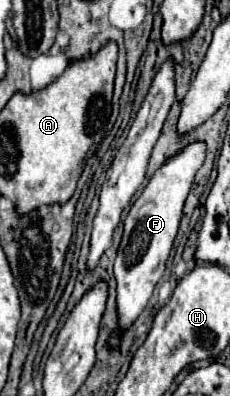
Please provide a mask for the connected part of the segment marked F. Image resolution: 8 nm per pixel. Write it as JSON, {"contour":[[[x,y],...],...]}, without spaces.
{"contour":[[[203,140],[187,144],[177,154],[169,156],[165,164],[153,174],[143,194],[131,206],[125,218],[125,234],[115,258],[115,278],[117,278],[117,310],[119,310],[119,330],[131,326],[131,322],[147,306],[155,284],[165,272],[167,256],[173,248],[173,240],[179,230],[183,202],[193,186],[195,174],[205,160],[207,144]]]}

